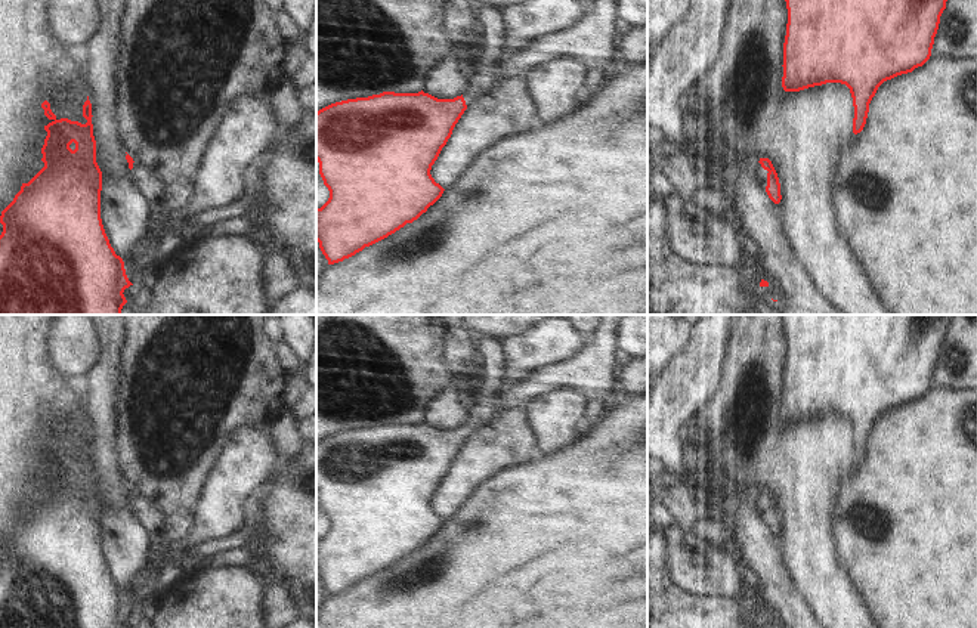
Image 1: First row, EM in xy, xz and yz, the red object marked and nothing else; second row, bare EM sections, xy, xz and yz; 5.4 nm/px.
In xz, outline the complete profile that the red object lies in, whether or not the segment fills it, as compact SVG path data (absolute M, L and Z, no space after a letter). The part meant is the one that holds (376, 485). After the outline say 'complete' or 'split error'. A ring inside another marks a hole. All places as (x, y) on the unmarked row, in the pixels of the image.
M602 315L602 321L594 330L593 338L576 352L575 356L553 365L545 365L532 371L523 381L513 384L498 396L482 397L467 414L464 426L454 430L438 430L423 421L418 424L383 423L368 429L347 430L331 434L316 443L316 492L324 516L330 522L328 532L316 539L316 572L328 595L343 593L389 566L395 564L406 554L412 554L427 542L443 525L443 519L430 505L432 496L446 476L452 461L469 436L474 436L477 429L495 412L523 406L525 403L550 395L560 389L581 392L587 399L618 397L615 375L618 365L613 353L616 346L616 327L622 315Z; split error

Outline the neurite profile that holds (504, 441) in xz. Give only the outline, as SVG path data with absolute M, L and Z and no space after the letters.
M522 406L495 412L455 455L432 496L432 508L443 520L452 517L498 471L541 460L537 445Z

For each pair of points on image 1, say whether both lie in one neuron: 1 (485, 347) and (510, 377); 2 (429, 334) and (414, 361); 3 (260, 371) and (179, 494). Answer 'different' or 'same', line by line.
1: different
2: same
3: same

